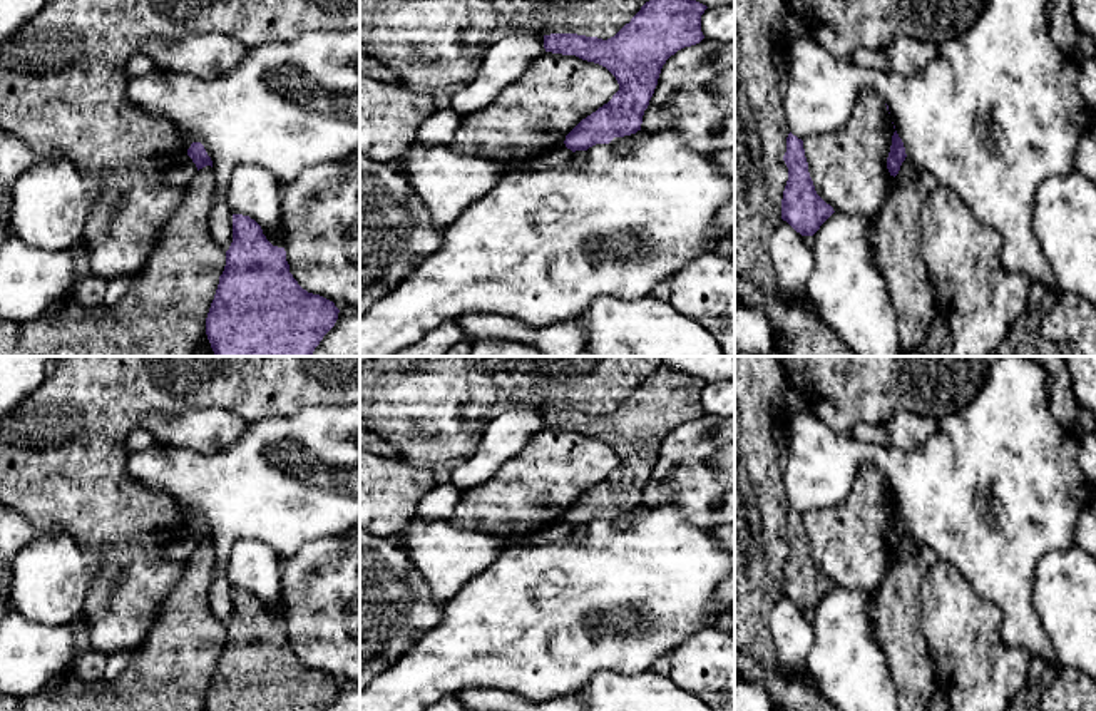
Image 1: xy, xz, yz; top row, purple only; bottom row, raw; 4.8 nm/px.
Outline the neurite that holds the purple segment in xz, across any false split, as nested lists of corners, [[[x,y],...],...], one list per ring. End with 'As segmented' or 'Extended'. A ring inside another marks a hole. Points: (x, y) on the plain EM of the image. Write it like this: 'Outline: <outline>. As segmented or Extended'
Outline: [[[661,365],[614,412],[602,415],[577,408],[544,410],[545,427],[576,430],[582,435],[606,442],[617,455],[619,465],[596,487],[582,494],[567,510],[566,522],[572,527],[587,525],[596,519],[609,519],[614,512],[624,512],[641,505],[644,485],[658,460],[666,435],[684,422],[699,418],[701,390],[708,381],[684,371]]]. As segmented

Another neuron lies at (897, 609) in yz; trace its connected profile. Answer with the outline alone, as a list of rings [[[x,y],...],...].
[[[895,552],[894,567],[870,606],[873,634],[889,662],[899,711],[927,711],[937,689],[922,626],[920,587],[929,570],[930,564],[920,554]]]

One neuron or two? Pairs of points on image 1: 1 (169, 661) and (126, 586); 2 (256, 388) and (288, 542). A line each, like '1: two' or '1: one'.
1: two
2: two

